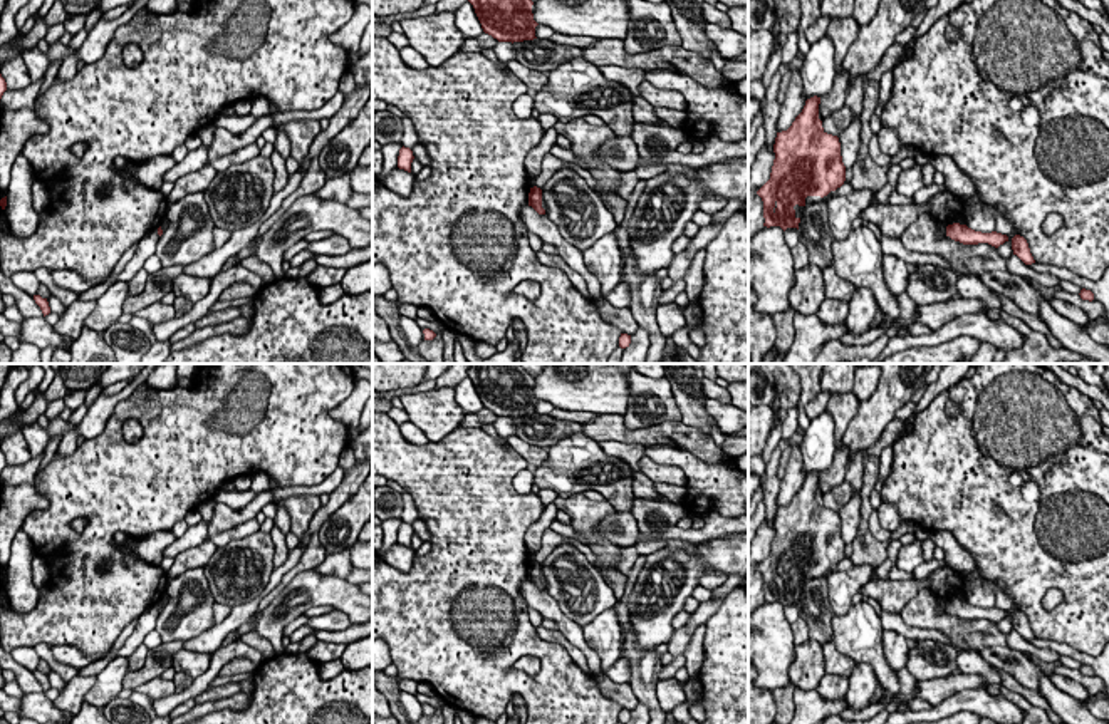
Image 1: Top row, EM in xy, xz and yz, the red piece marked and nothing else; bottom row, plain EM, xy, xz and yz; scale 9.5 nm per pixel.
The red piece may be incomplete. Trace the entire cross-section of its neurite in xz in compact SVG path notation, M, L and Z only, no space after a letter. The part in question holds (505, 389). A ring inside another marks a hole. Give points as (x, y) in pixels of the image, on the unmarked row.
M470 364L468 377L485 409L498 417L534 416L535 402L532 380L518 364Z

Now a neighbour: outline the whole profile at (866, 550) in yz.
M893 419L883 431L879 441L864 452L862 458L862 489L861 489L861 523L857 535L852 541L851 561L854 565L866 565L872 573L888 558L888 545L893 540L899 540L906 533L914 533L918 525L914 521L901 521L899 528L891 533L888 541L877 541L869 528L867 520L871 516L871 491L876 486L879 476L879 456L893 446L899 436L911 434L914 426L908 426L906 421Z

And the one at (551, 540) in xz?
M547 528L542 535L542 546L539 551L535 551L535 561L542 563L559 545L562 543L570 543L572 546L575 546L594 566L601 566L599 565L599 558L596 556L592 546L587 546L584 543L581 543L579 540L570 540L565 538L555 531L552 531L550 528Z

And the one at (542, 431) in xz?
M535 414L534 417L513 417L512 421L517 437L544 449L550 447L552 444L570 434L582 432L582 424L557 421L550 416Z

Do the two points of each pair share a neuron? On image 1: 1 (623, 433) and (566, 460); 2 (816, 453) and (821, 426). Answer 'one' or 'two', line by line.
1: two
2: one

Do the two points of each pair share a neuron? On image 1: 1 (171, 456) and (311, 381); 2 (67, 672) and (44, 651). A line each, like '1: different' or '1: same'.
1: same
2: same

